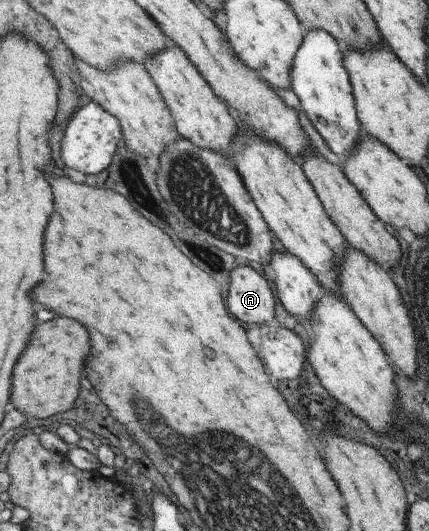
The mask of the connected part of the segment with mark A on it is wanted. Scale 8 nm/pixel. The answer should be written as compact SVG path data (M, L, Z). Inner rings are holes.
M253 264L233 266L228 273L225 304L227 311L239 321L264 325L273 316L273 295L260 270Z

